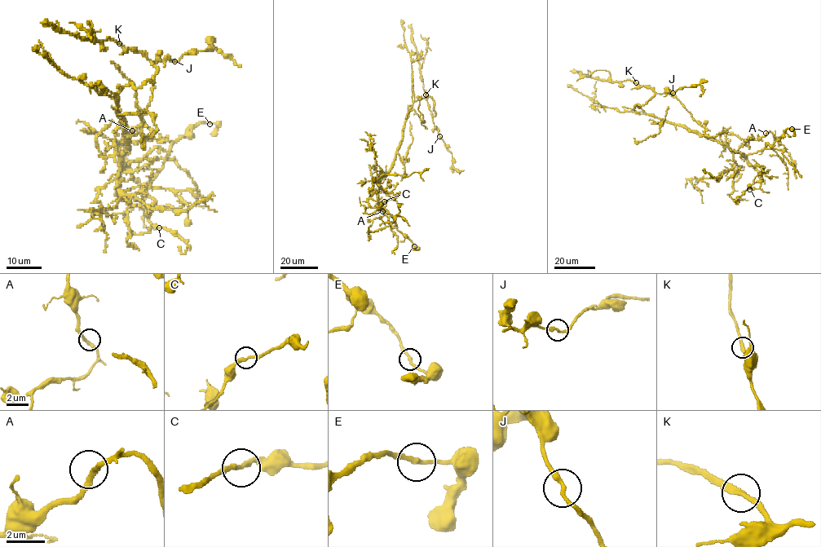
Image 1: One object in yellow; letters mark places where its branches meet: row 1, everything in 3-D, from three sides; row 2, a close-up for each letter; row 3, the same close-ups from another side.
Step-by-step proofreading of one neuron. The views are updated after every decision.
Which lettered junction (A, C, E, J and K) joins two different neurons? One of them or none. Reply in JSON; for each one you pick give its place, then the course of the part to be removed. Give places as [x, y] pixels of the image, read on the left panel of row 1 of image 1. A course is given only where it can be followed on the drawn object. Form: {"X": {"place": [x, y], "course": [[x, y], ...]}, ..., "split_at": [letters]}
{"split_at": []}

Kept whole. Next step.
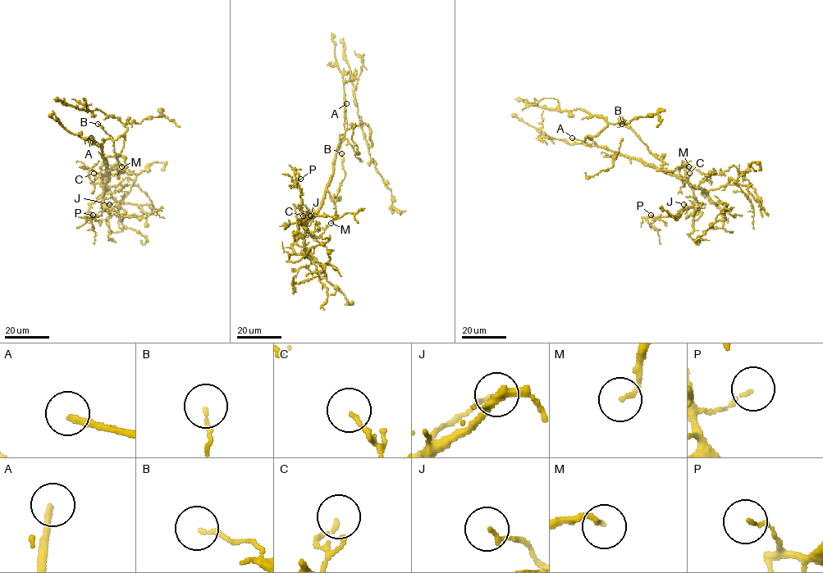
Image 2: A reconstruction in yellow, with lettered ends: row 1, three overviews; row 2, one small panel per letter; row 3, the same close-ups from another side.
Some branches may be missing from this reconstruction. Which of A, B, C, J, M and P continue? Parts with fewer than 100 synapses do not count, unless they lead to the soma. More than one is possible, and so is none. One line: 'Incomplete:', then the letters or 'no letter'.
Incomplete: A

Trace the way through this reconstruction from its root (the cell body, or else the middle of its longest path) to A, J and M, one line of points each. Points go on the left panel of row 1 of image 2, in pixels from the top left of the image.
A: (101, 155), (102, 143), (91, 138)
J: (101, 155), (106, 158), (110, 173), (103, 188), (102, 201), (107, 206), (109, 204)
M: (101, 155), (106, 158), (109, 171), (124, 170), (121, 166)

